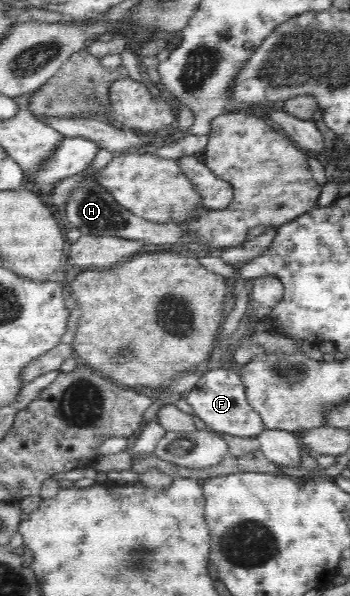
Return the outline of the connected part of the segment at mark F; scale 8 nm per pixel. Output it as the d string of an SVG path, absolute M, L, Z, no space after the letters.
M212 366L199 378L195 387L187 392L185 399L194 411L193 414L200 417L207 424L207 428L219 434L258 438L263 431L266 431L262 417L247 401L243 380L236 368L229 370L220 366Z

